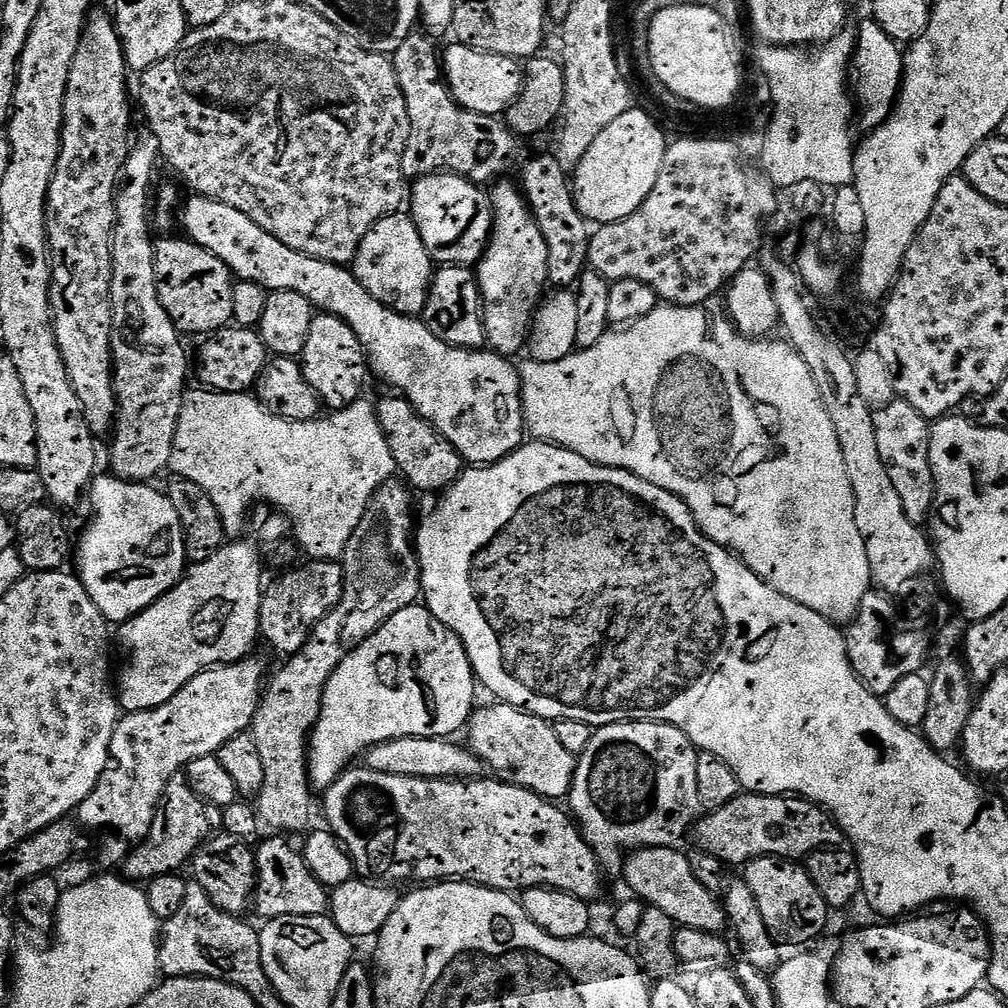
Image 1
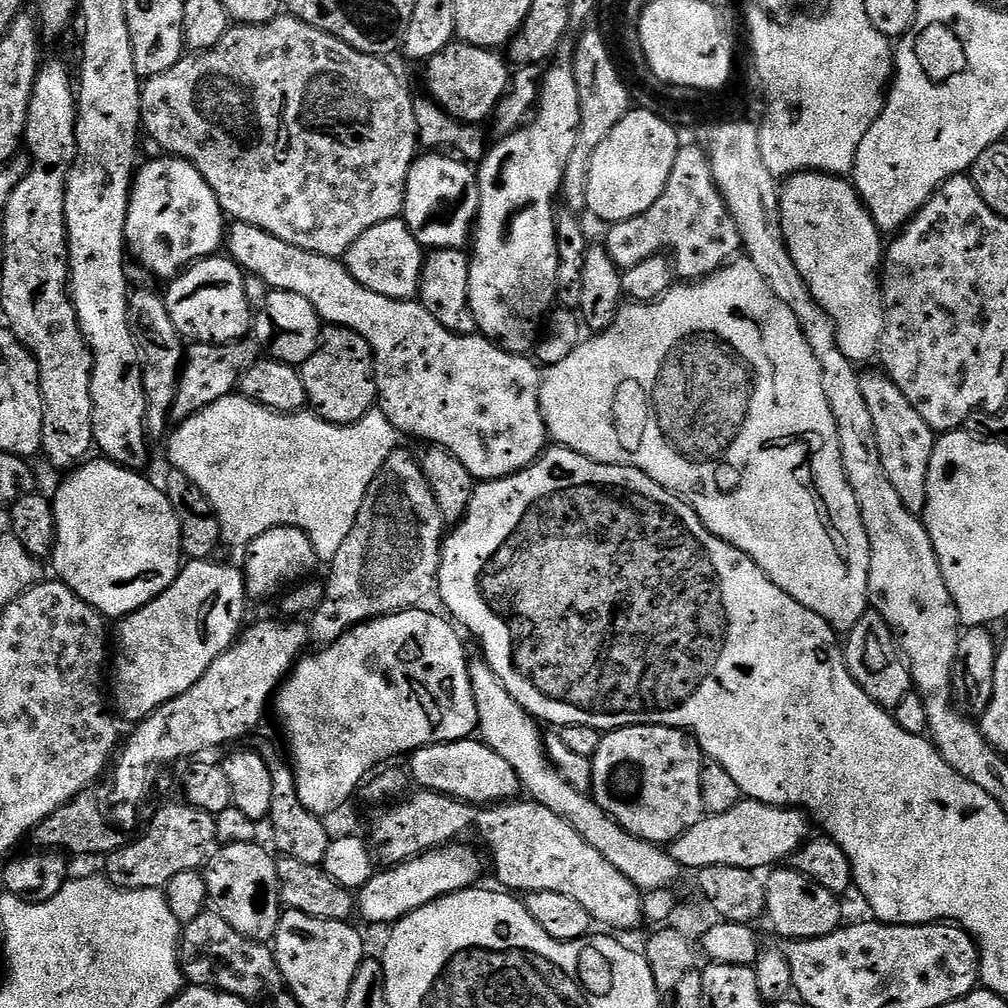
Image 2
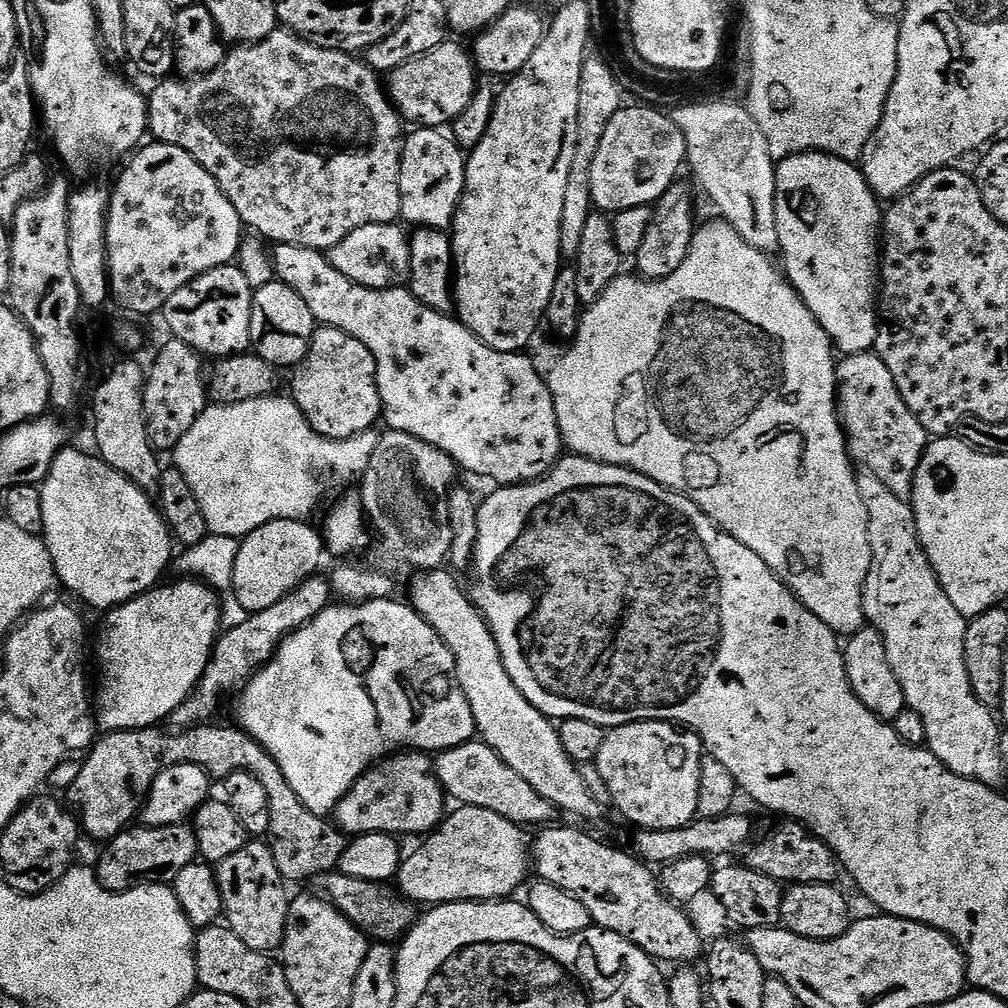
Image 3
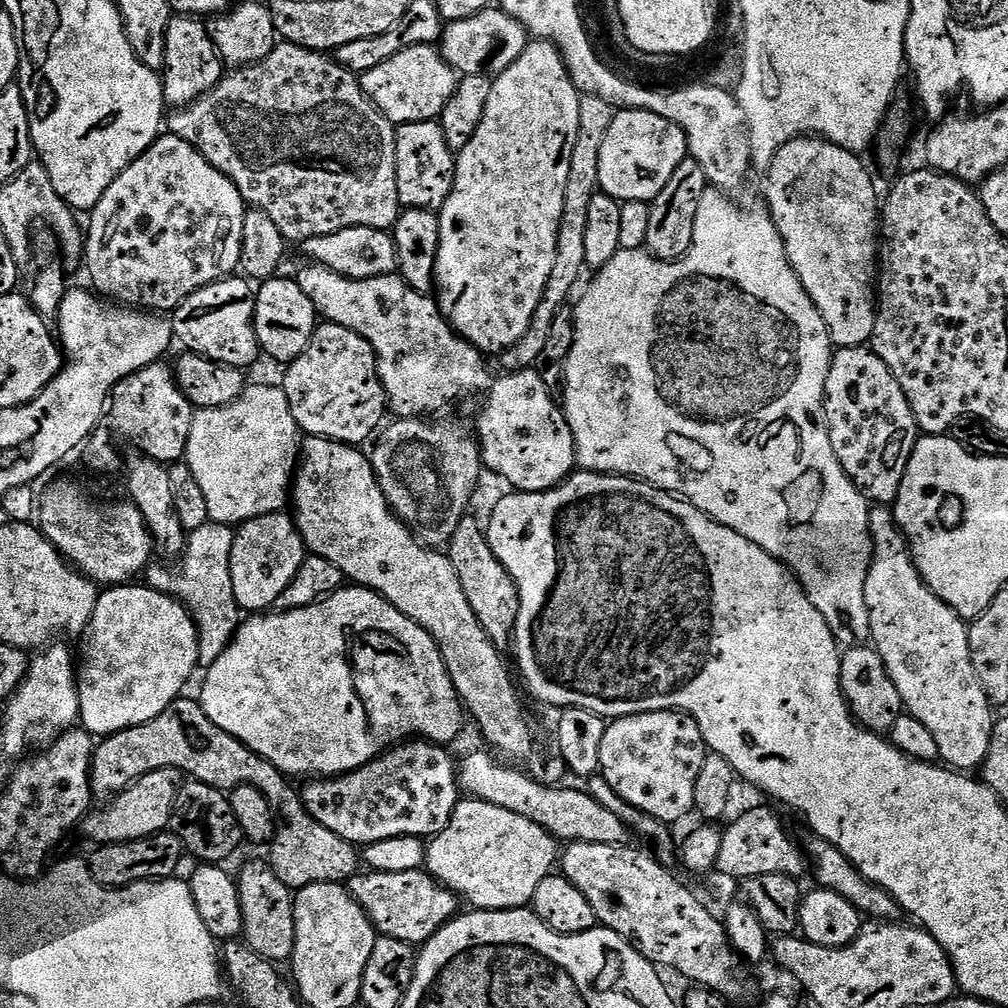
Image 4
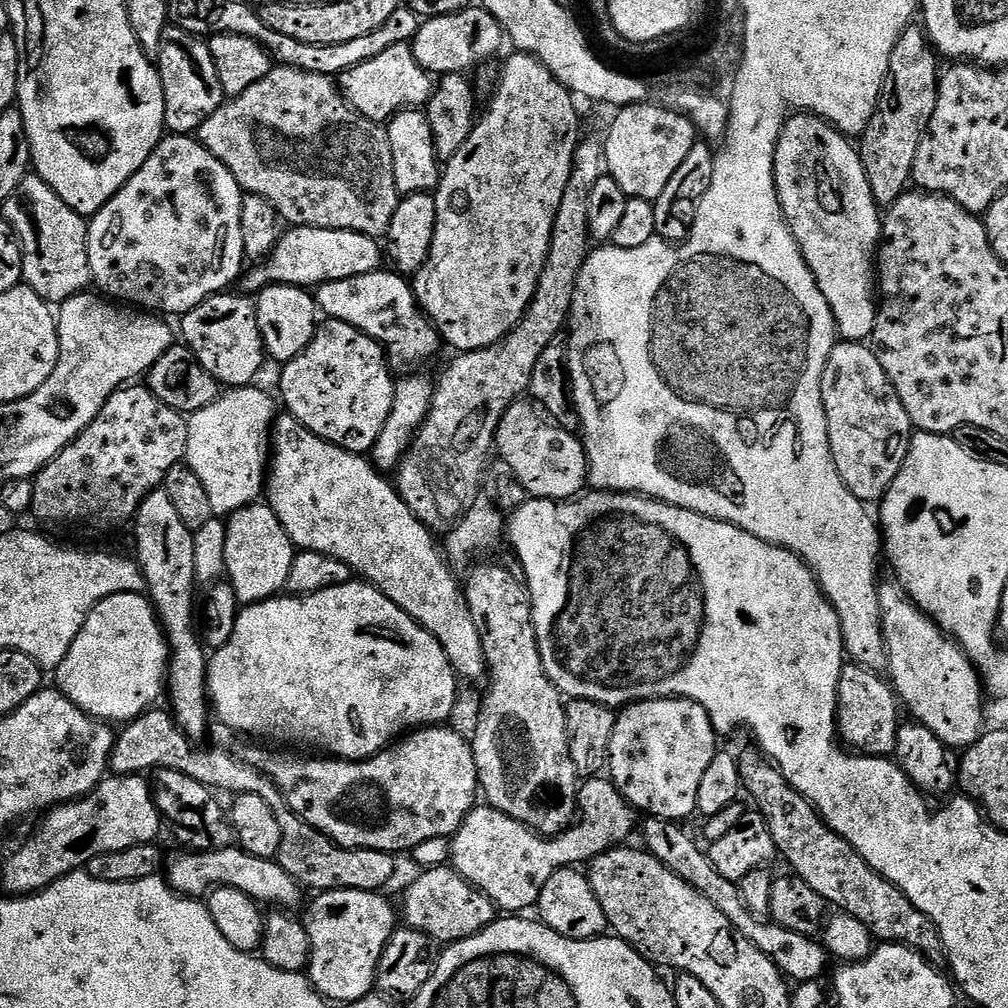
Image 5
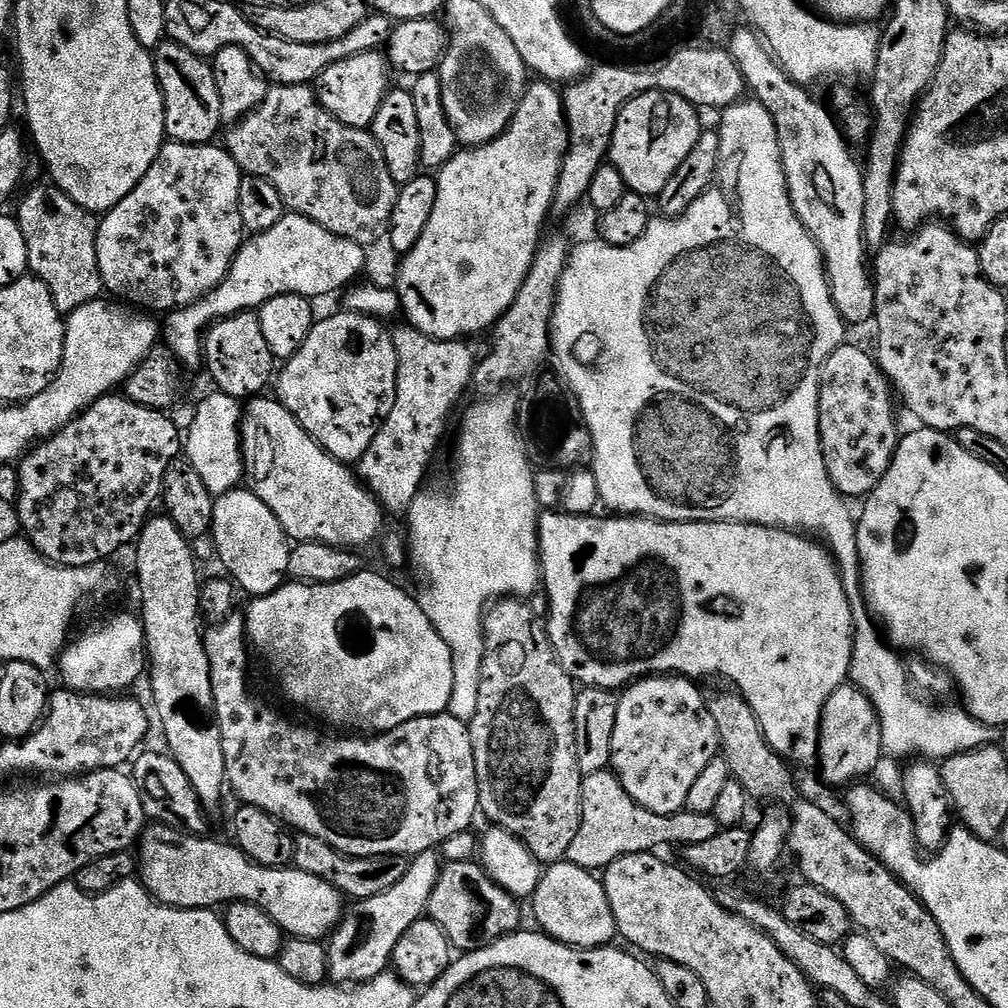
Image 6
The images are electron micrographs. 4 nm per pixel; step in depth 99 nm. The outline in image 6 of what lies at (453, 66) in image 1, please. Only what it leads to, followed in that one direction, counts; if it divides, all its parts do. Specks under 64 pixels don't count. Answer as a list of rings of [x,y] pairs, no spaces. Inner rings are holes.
[[[383,51],[354,54],[354,58],[342,58],[342,62],[326,66],[326,70],[322,70],[322,74],[314,82],[314,91],[318,102],[327,112],[334,114],[338,122],[368,130],[378,114],[378,106],[382,106],[390,91],[388,72],[390,73],[390,65]]]

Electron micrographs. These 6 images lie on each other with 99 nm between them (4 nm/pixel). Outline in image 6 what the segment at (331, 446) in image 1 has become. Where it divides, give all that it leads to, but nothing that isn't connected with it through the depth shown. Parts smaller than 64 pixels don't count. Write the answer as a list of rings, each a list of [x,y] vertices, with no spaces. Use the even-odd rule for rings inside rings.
[[[219,390],[201,402],[192,416],[192,425],[186,428],[186,458],[198,470],[206,490],[214,497],[225,496],[241,487],[244,479],[244,455],[240,449],[241,401]]]

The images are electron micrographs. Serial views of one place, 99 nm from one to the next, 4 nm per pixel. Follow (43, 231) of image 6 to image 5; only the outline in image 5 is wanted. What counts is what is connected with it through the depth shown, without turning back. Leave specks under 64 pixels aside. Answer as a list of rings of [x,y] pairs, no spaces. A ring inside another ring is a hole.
[[[29,174],[24,177],[18,190],[14,190],[2,205],[2,216],[20,242],[22,280],[27,288],[38,293],[50,306],[59,306],[89,291],[92,284],[89,221],[70,210],[70,206],[66,206],[40,176]]]

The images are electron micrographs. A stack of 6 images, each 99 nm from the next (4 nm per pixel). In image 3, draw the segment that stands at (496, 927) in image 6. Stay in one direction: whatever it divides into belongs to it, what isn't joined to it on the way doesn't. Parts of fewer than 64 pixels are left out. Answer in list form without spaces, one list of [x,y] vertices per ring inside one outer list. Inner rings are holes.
[[[339,870],[316,876],[310,881],[315,895],[326,898],[355,928],[376,942],[396,942],[416,923],[418,908],[399,891],[384,884],[375,884],[362,878],[350,878]],[[417,911],[417,912],[416,912]]]

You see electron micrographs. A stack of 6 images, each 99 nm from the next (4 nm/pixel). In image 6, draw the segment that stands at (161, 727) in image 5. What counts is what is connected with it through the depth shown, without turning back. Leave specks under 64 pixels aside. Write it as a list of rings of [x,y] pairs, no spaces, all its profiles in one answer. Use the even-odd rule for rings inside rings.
[[[303,834],[297,835],[295,842],[292,855],[294,867],[306,870],[306,874],[314,874],[314,878],[322,878],[322,882],[330,882],[330,886],[337,888],[352,902],[374,898],[374,894],[382,894],[390,890],[390,886],[402,882],[410,863],[407,856],[347,856],[322,842],[322,838]]]

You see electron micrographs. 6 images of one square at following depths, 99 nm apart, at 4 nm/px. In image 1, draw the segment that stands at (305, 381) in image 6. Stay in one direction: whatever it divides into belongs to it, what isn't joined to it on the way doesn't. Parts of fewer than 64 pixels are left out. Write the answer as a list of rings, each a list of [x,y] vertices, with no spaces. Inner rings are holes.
[[[327,314],[313,315],[306,346],[298,359],[306,382],[314,386],[321,405],[328,407],[329,404],[329,409],[332,410],[348,408],[365,395],[364,383],[370,377],[368,356],[362,342],[358,342],[358,334],[354,334],[354,330],[350,330],[350,326],[342,322],[342,318]]]

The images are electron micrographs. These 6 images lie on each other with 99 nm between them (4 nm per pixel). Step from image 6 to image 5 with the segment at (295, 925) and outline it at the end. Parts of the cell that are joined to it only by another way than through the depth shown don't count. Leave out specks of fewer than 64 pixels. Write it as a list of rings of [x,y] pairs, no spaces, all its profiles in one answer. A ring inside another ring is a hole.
[[[238,846],[211,852],[184,850],[181,853],[181,856],[176,856],[173,860],[171,857],[166,864],[166,879],[179,895],[204,898],[213,888],[233,888],[242,890],[242,894],[261,905],[272,904],[268,906],[275,906],[280,910],[296,910],[292,908],[300,904],[300,883],[290,878],[290,874],[286,874],[286,870],[282,870],[275,859],[254,858],[254,854],[243,852]]]

